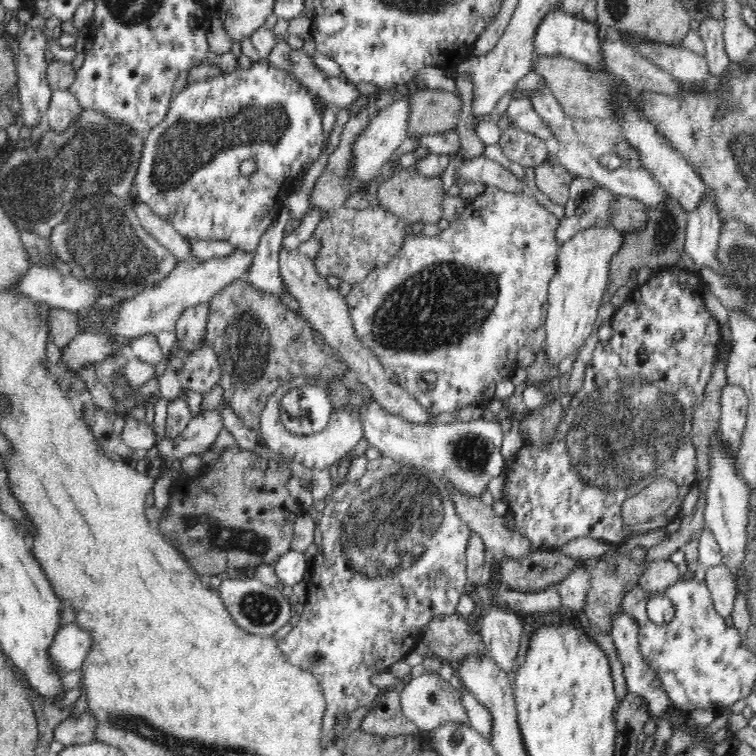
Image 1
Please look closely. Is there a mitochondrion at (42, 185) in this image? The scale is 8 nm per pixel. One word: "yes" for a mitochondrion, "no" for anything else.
yes

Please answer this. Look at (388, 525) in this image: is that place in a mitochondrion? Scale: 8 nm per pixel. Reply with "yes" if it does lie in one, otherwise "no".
yes

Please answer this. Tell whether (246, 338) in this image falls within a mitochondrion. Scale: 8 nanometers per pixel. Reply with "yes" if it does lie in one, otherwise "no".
yes

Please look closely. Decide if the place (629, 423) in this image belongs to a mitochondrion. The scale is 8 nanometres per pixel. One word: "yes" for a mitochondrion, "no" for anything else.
yes

